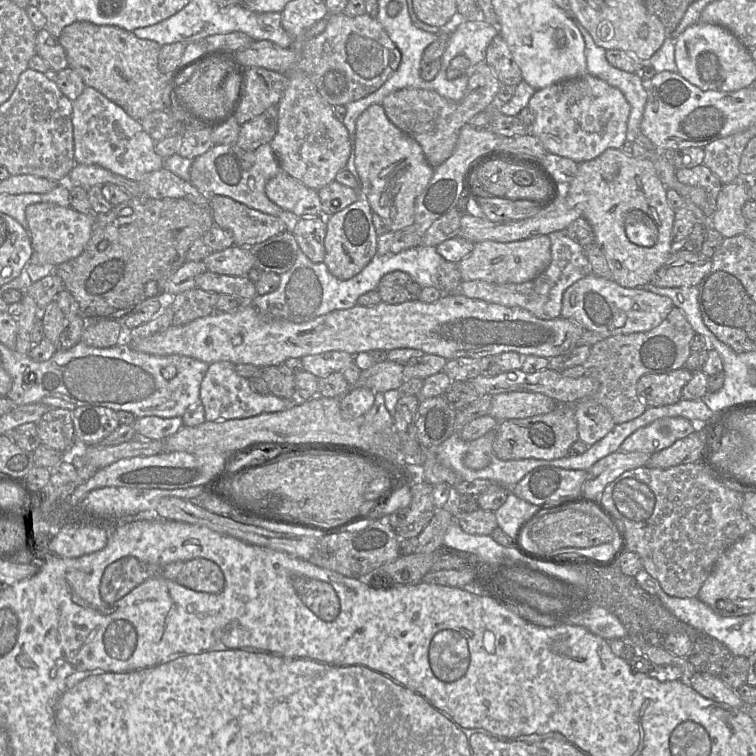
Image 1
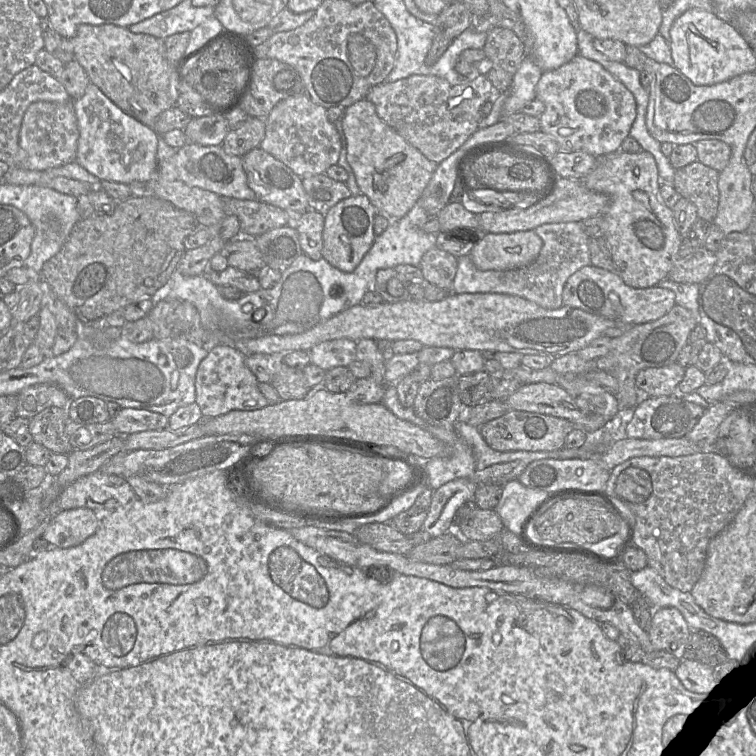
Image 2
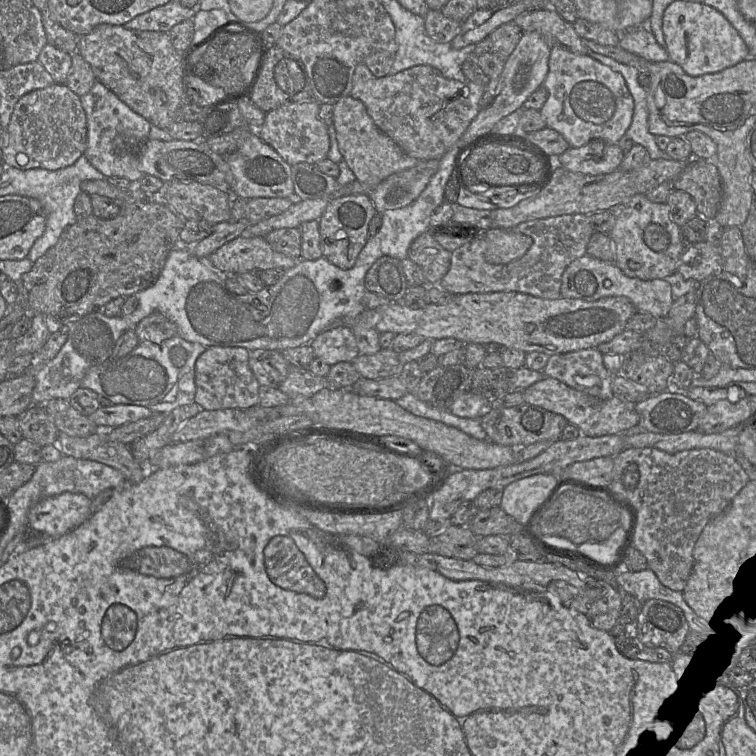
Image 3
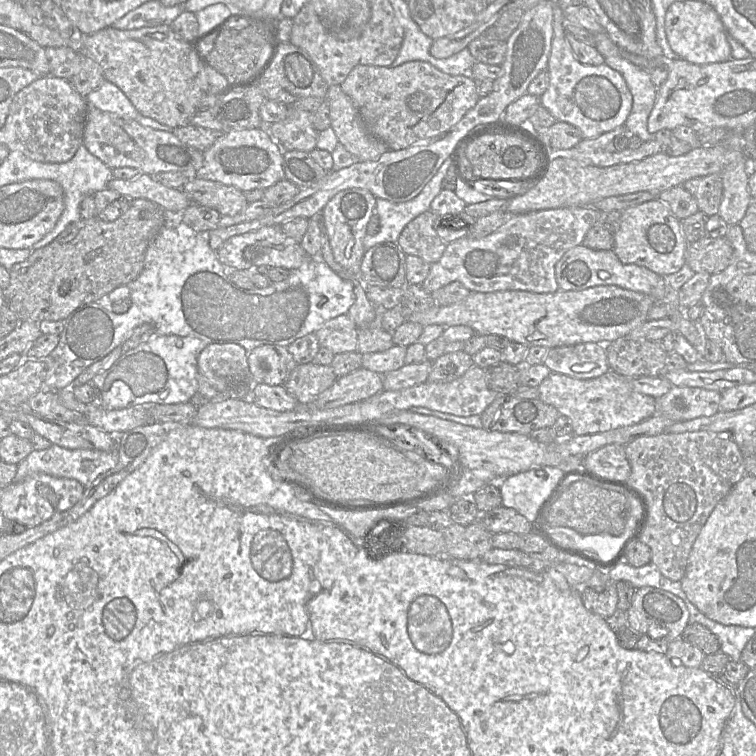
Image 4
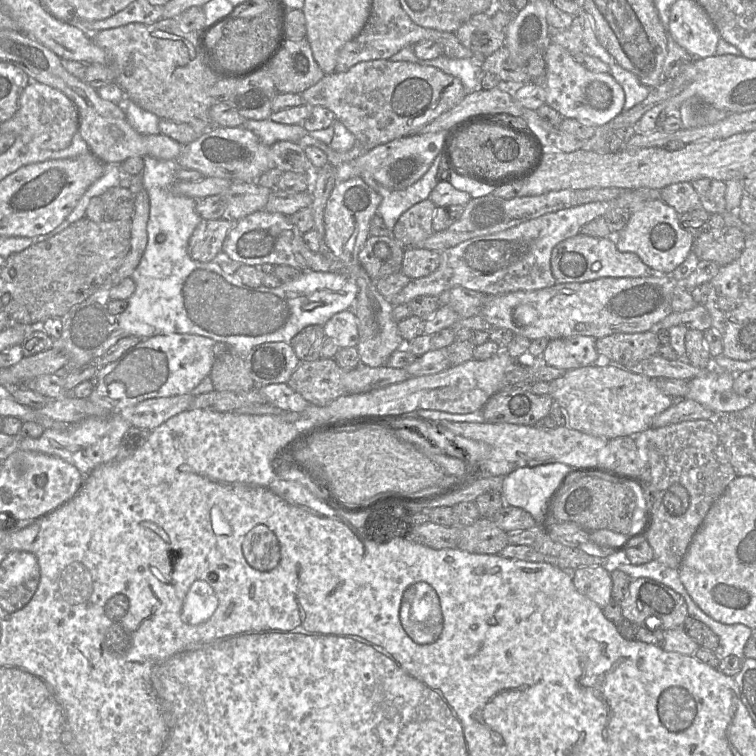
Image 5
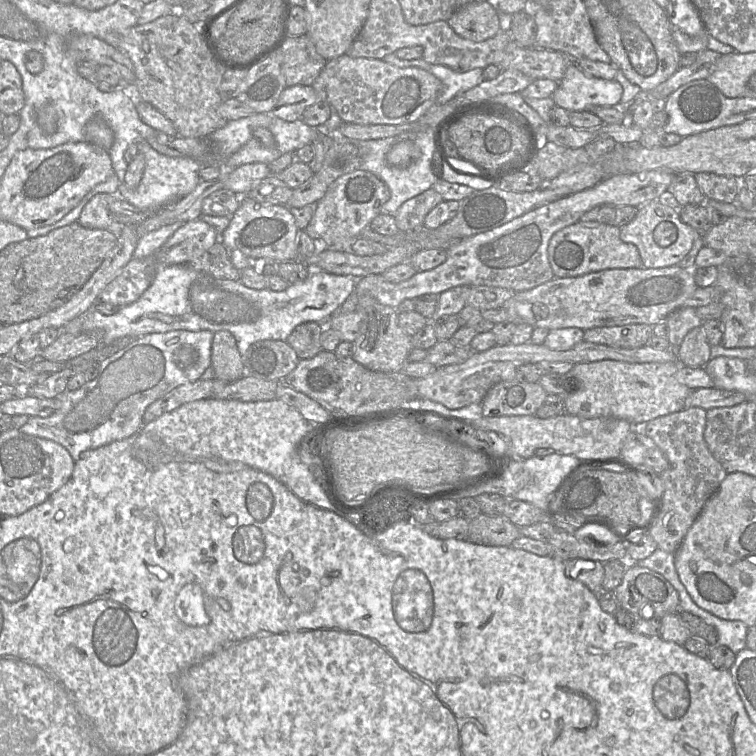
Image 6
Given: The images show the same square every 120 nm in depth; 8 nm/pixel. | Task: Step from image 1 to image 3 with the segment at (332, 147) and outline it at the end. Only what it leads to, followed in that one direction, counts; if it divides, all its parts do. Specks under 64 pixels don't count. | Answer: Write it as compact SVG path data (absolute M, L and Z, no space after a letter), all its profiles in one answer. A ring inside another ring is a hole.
M291 102L266 113L263 124L254 129L289 165L315 164L327 158L330 148L328 126L319 118L317 102Z

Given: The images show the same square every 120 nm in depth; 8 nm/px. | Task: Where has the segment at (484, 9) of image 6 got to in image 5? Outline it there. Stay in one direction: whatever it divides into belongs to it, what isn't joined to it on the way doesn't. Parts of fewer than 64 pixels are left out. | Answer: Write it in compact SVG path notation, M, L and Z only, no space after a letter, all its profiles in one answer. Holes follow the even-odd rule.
M486 12L470 17L457 29L455 36L463 46L485 58L505 44L505 31L496 28Z

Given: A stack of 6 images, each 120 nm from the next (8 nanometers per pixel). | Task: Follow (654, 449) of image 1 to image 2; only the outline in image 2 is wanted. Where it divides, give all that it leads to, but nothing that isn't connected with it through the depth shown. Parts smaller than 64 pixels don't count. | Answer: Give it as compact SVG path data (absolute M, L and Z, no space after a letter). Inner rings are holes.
M682 394L670 396L648 397L635 408L633 417L626 427L626 438L634 439L669 439L682 438L699 422L705 409L683 398Z

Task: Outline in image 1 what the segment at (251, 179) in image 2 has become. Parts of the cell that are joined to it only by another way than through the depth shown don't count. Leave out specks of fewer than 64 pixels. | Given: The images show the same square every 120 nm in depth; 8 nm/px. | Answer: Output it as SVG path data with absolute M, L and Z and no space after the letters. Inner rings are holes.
M284 171L271 178L265 186L267 197L284 211L298 217L323 216L316 190L302 184Z

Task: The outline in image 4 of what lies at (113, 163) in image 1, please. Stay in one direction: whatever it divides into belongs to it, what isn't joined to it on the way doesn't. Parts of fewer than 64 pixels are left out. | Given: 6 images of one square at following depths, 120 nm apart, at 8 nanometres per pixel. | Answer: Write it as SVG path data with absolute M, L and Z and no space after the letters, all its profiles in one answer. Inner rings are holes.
M106 80L85 98L90 107L122 118L136 120L140 114L125 94L116 85Z

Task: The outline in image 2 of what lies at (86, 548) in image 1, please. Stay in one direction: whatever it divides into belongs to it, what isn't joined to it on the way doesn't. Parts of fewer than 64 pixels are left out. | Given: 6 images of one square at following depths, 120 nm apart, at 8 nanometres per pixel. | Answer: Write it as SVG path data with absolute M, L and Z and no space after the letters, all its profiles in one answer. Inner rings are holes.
M89 508L63 510L52 517L42 537L49 547L70 548L93 535L98 526L96 513Z

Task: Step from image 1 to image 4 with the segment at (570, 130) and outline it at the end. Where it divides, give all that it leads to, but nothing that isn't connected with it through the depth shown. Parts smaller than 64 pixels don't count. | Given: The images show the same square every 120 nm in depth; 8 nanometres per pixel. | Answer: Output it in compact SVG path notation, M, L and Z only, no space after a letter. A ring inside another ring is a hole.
M553 1L553 37L547 64L549 84L540 96L544 106L556 120L577 127L583 139L595 138L625 124L632 108L632 95L623 78L605 63L582 64L574 56L565 38L563 11Z

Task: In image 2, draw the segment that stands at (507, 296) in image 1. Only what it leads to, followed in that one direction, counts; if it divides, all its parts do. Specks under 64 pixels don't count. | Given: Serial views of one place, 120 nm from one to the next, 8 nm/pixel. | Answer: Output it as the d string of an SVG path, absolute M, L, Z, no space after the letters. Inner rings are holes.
M582 222L543 224L534 231L542 239L543 245L537 259L528 266L503 271L482 271L475 267L469 254L457 257L458 266L452 292L516 295L549 310L563 306L562 292L567 279L580 268L591 264L589 237L583 230Z

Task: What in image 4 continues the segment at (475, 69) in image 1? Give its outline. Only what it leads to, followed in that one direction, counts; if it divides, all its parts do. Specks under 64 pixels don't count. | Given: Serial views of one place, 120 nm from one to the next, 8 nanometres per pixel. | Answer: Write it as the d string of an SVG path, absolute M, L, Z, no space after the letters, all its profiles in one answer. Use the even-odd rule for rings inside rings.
M408 61L398 67L357 65L340 87L352 99L367 130L389 150L398 151L413 145L427 145L432 138L455 126L476 105L479 99L477 84L465 76L446 74L428 62Z

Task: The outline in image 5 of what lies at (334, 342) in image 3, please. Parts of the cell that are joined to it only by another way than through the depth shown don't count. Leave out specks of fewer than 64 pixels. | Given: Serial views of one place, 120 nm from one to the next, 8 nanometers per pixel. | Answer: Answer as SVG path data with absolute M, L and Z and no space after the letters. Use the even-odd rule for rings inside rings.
M353 309L334 314L322 327L325 336L334 339L339 348L357 346L357 318Z

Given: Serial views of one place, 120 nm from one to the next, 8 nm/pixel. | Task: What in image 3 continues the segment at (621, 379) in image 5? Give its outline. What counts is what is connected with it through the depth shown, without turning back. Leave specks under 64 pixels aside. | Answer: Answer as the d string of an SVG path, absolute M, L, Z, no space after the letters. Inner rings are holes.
M544 377L528 387L523 391L523 395L525 403L563 416L568 423L575 425L580 430L581 435L588 437L625 434L635 427L640 419L635 409L635 403L615 395L609 400L599 400L550 377Z

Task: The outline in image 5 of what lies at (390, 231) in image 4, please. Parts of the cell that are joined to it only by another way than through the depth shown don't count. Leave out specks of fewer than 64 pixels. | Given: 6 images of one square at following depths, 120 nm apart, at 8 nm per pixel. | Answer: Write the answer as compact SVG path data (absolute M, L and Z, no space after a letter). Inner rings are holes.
M439 154L419 180L400 190L384 187L375 181L371 175L361 175L361 178L382 197L377 213L384 220L387 228L391 231L391 235L397 220L406 210L429 198L431 191L438 182L440 163L441 155Z

